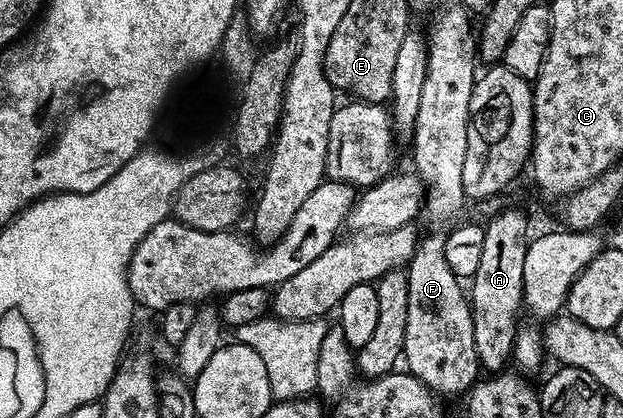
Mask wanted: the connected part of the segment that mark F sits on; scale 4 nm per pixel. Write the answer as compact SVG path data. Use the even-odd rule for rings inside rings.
M445 231L430 232L427 236L425 233L412 254L406 272L408 326L404 326L402 347L405 367L442 398L461 397L480 379L472 304L464 288L458 285L460 277L452 274L452 266L444 258L445 241Z

